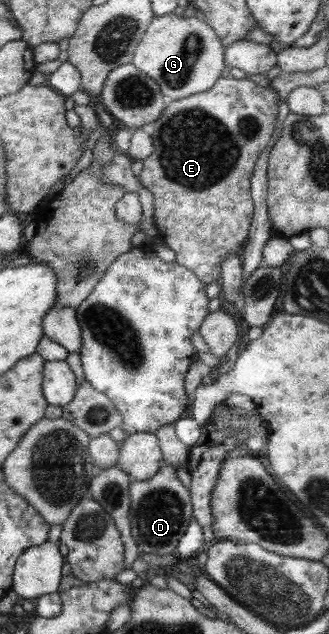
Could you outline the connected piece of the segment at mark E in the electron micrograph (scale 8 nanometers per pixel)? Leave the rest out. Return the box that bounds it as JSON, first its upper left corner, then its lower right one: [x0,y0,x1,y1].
[139,76,278,286]

